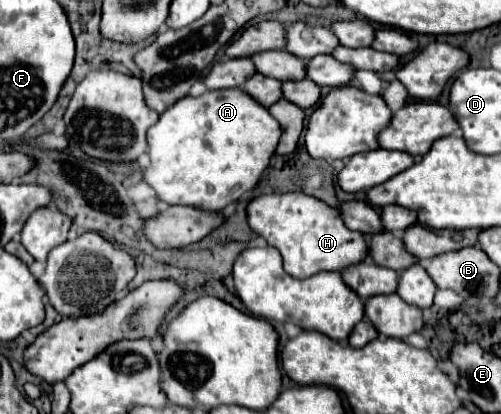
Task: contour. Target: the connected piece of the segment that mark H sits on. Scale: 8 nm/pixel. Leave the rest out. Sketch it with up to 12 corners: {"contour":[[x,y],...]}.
{"contour":[[303,192],[261,194],[249,228],[307,278],[365,258],[365,236]]}

